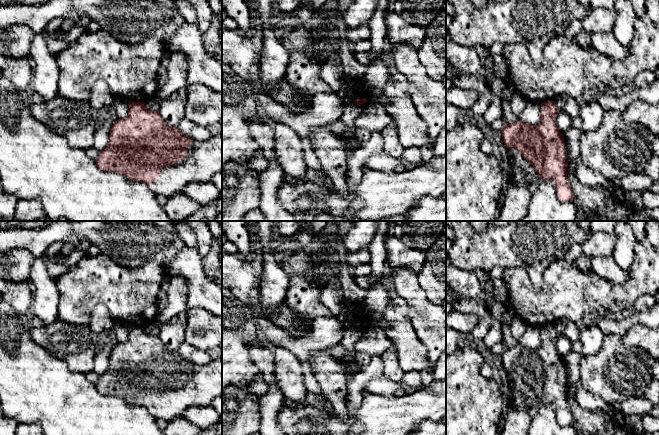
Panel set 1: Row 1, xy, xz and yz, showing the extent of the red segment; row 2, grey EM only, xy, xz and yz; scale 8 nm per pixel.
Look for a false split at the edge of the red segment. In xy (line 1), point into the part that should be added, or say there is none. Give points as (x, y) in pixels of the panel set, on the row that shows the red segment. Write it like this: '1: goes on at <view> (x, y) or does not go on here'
1: goes on at xy (204, 160)

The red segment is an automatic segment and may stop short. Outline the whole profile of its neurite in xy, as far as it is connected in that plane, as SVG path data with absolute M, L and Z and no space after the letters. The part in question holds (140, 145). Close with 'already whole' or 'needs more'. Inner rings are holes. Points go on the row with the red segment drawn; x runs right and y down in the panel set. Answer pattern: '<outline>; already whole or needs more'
M130 102L128 117L114 123L109 143L99 152L95 162L103 171L127 176L133 181L144 183L155 195L170 198L182 193L189 184L210 181L216 173L222 172L222 134L214 135L206 141L194 141L185 136L178 126L169 126L158 111L148 109L144 102Z; needs more

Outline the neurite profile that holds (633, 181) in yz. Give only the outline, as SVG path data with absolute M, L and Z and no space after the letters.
M645 172L642 173L629 173L628 175L618 178L608 180L608 186L613 189L621 189L623 191L645 191L650 190L650 188L656 183L656 180L651 178Z

